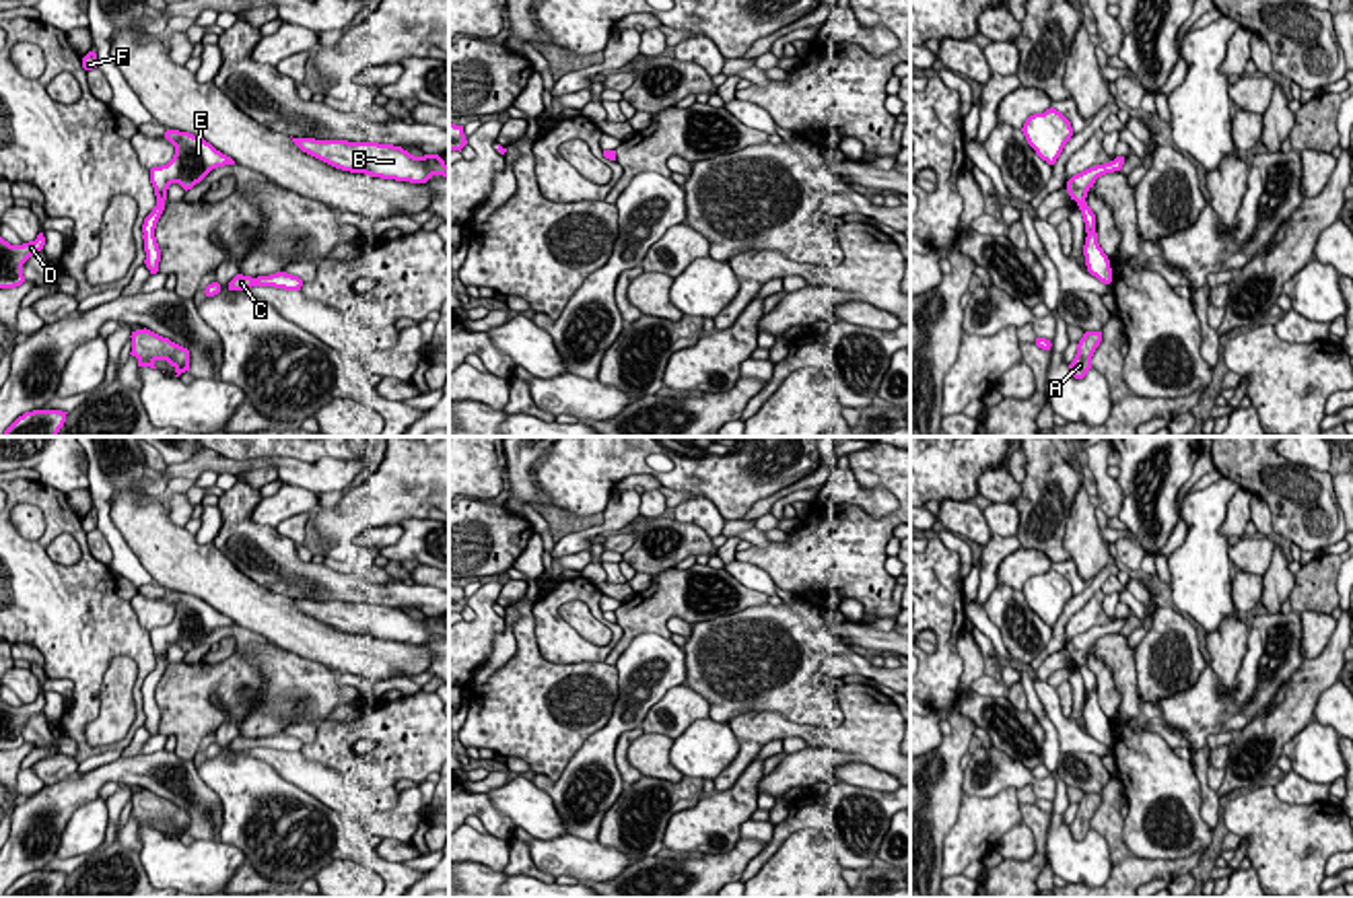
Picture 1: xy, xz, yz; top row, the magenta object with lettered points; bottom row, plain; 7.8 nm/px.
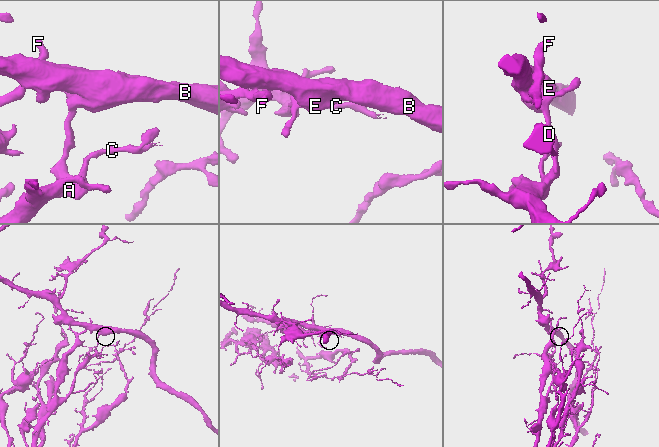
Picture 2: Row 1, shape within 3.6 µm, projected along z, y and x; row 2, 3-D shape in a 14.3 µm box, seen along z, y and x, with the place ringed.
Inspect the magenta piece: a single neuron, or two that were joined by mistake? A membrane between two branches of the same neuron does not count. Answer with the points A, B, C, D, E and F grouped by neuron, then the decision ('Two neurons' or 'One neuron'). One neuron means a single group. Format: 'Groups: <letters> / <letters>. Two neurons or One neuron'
Groups: A C D F / B E. Two neurons

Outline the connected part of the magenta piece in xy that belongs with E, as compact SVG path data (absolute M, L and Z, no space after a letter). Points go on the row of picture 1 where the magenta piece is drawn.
M167 130L165 138L175 146L175 154L167 165L150 169L150 183L154 187L157 206L144 218L142 233L150 237L165 210L167 189L179 183L185 192L200 183L212 169L235 165L235 161L210 142L189 132Z

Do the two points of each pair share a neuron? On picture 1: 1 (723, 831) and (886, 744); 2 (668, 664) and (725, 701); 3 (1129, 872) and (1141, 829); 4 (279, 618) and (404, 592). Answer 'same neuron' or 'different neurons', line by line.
1: different neurons
2: different neurons
3: different neurons
4: different neurons

